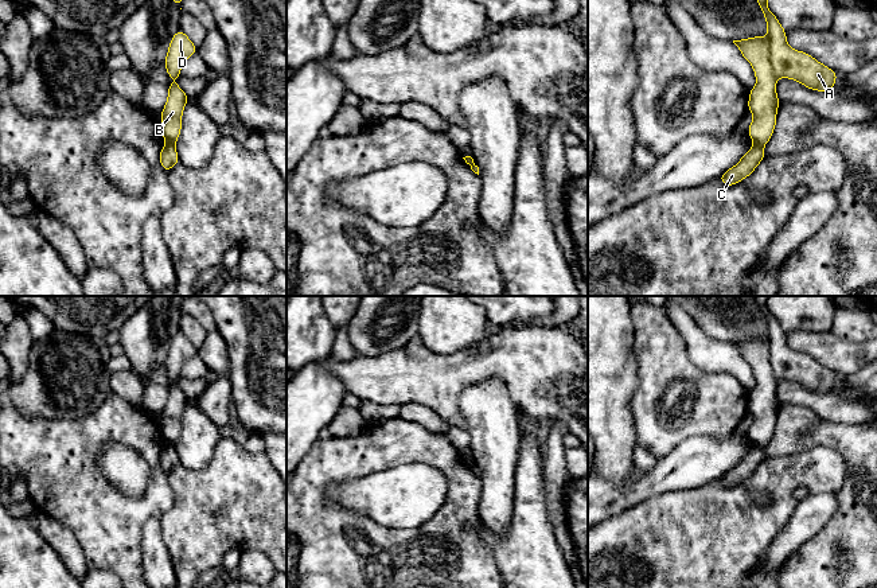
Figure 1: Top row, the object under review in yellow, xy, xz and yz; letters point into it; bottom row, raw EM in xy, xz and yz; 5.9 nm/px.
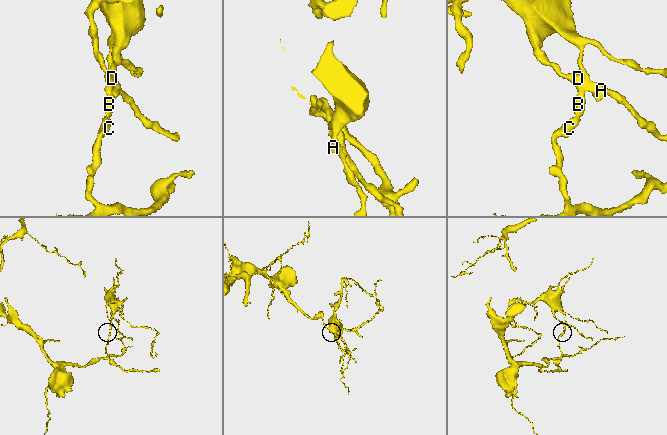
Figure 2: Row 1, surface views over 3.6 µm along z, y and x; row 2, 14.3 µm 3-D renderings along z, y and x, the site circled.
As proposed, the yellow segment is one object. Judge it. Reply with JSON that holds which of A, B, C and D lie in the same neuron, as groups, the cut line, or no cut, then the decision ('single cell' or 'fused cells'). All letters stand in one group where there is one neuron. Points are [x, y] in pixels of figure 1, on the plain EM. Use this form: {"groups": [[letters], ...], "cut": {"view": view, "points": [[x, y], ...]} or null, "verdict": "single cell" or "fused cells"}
{"groups": [["A", "B", "D"], ["C"]], "cut": {"view": "yz", "points": [[755, 444], [761, 448]]}, "verdict": "fused cells"}

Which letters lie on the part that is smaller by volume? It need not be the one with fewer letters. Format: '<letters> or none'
A, B, D

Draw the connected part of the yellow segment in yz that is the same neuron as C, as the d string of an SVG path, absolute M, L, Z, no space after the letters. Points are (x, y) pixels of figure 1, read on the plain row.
M755 445L734 468L729 470L718 480L725 487L734 487L740 482L748 479L764 459L763 448Z

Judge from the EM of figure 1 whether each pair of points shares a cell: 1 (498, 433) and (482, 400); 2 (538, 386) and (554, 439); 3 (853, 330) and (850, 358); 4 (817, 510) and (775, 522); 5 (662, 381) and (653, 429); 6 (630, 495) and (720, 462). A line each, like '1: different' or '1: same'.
1: same
2: different
3: different
4: different
5: same
6: same

